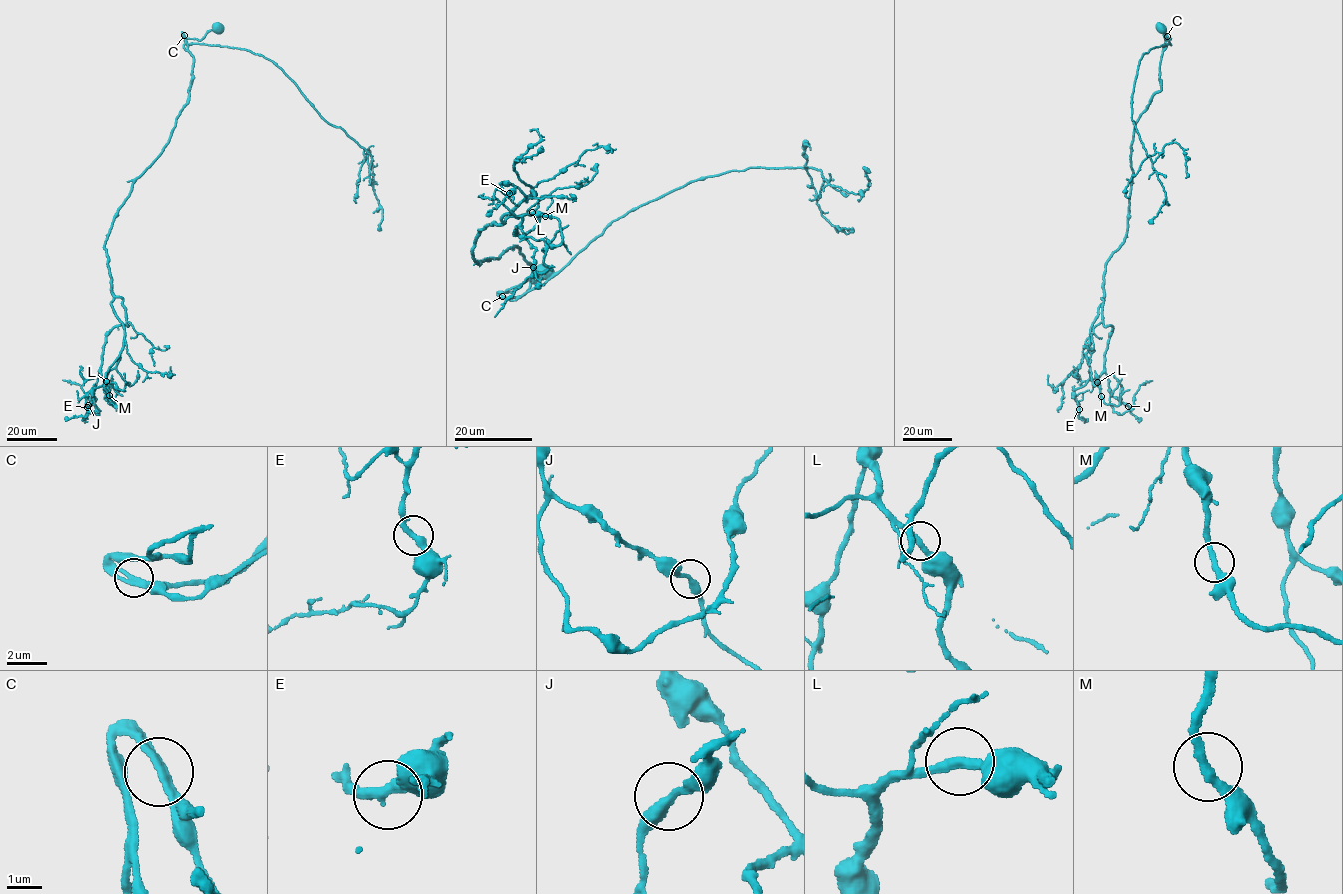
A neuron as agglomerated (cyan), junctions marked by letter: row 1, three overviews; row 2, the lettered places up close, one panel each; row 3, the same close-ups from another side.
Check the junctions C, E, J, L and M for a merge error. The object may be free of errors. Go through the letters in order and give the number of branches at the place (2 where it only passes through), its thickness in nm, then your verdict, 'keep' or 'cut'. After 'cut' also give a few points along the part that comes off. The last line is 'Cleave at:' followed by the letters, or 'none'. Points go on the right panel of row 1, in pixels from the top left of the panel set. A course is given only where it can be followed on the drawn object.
C: branches 2; calibre 280 nm; keep
E: branches 2; calibre 320 nm; keep
J: branches 2; calibre 280 nm; keep
L: branches 2; calibre 280 nm; keep
M: branches 2; calibre 280 nm; keep
Cleave at: none

